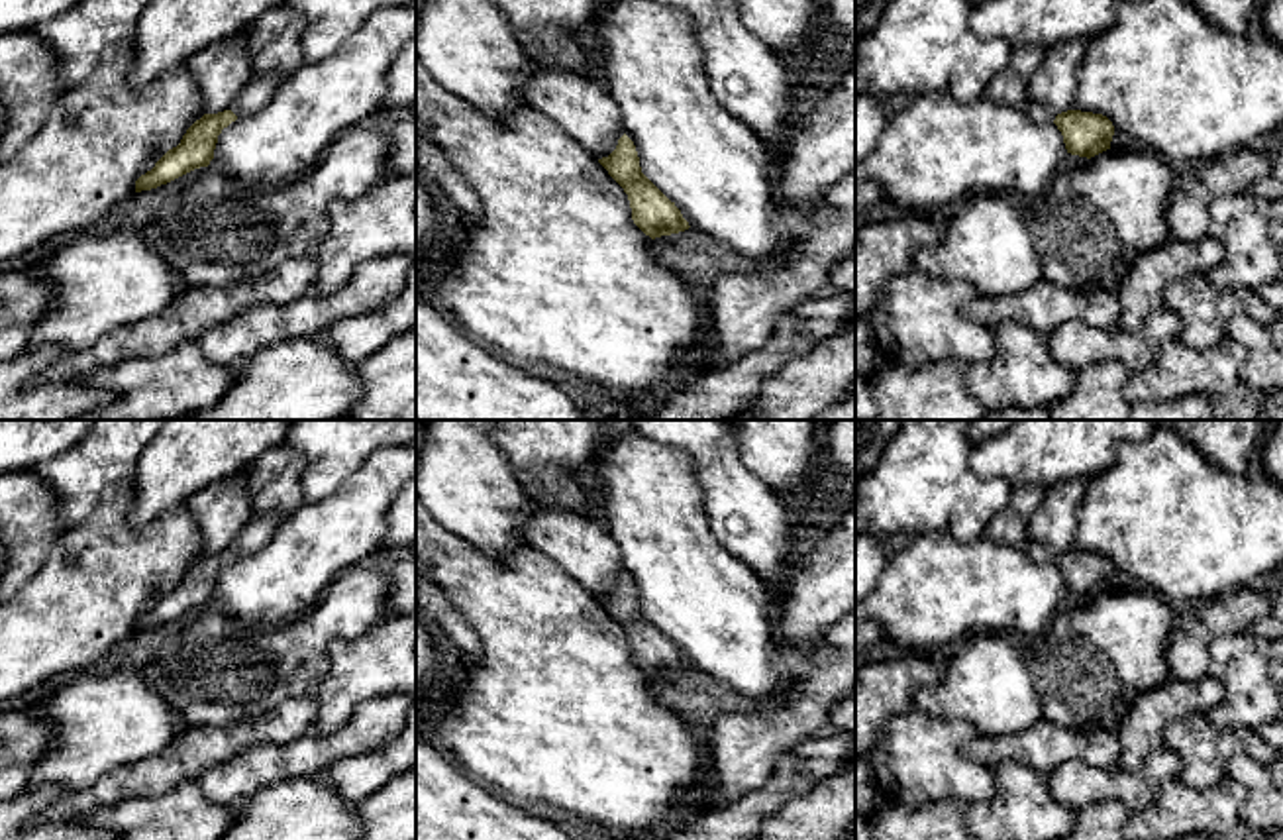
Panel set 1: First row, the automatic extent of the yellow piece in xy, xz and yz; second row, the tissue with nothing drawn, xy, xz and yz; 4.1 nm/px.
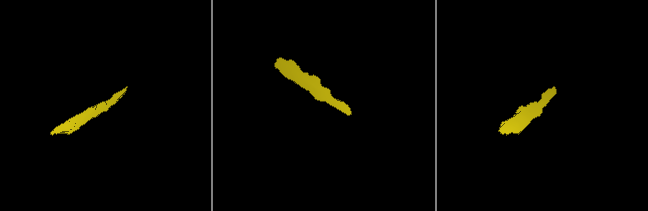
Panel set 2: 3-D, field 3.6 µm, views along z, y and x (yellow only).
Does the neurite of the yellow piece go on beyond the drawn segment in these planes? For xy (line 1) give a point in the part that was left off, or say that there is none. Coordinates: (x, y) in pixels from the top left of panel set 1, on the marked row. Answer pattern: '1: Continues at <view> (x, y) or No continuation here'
1: Continues at xy (257, 93)

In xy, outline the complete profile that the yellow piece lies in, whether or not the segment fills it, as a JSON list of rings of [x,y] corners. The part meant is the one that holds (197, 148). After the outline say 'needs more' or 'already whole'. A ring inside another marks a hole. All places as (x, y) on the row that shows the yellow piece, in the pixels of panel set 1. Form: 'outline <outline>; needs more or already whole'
outline [[[259,75],[243,86],[230,110],[204,114],[196,120],[180,143],[169,149],[151,171],[135,181],[135,192],[157,188],[194,169],[208,167],[214,159],[222,130],[237,118],[251,116],[265,108],[273,100],[279,84],[281,79],[277,75]]]; needs more

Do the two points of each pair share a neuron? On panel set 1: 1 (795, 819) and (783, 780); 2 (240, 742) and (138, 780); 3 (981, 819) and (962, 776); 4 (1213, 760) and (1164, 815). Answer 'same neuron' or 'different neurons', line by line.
1: different neurons
2: same neuron
3: different neurons
4: different neurons

